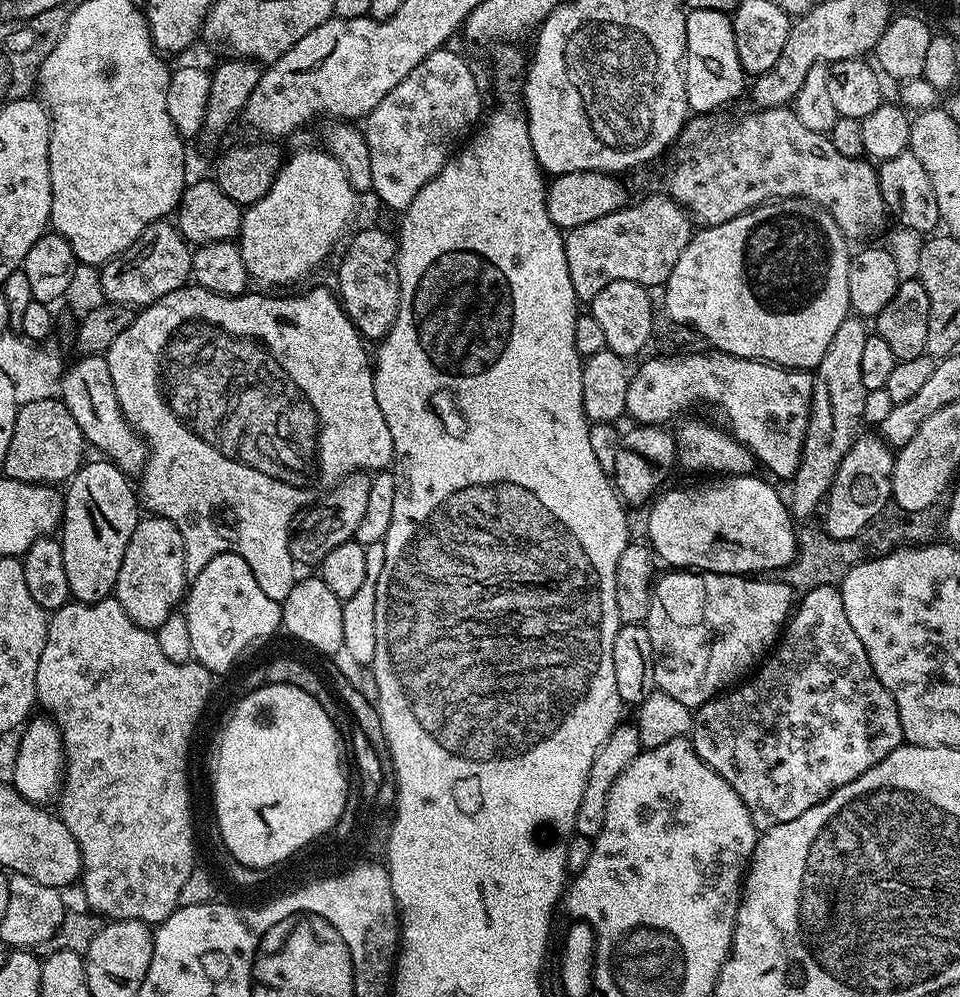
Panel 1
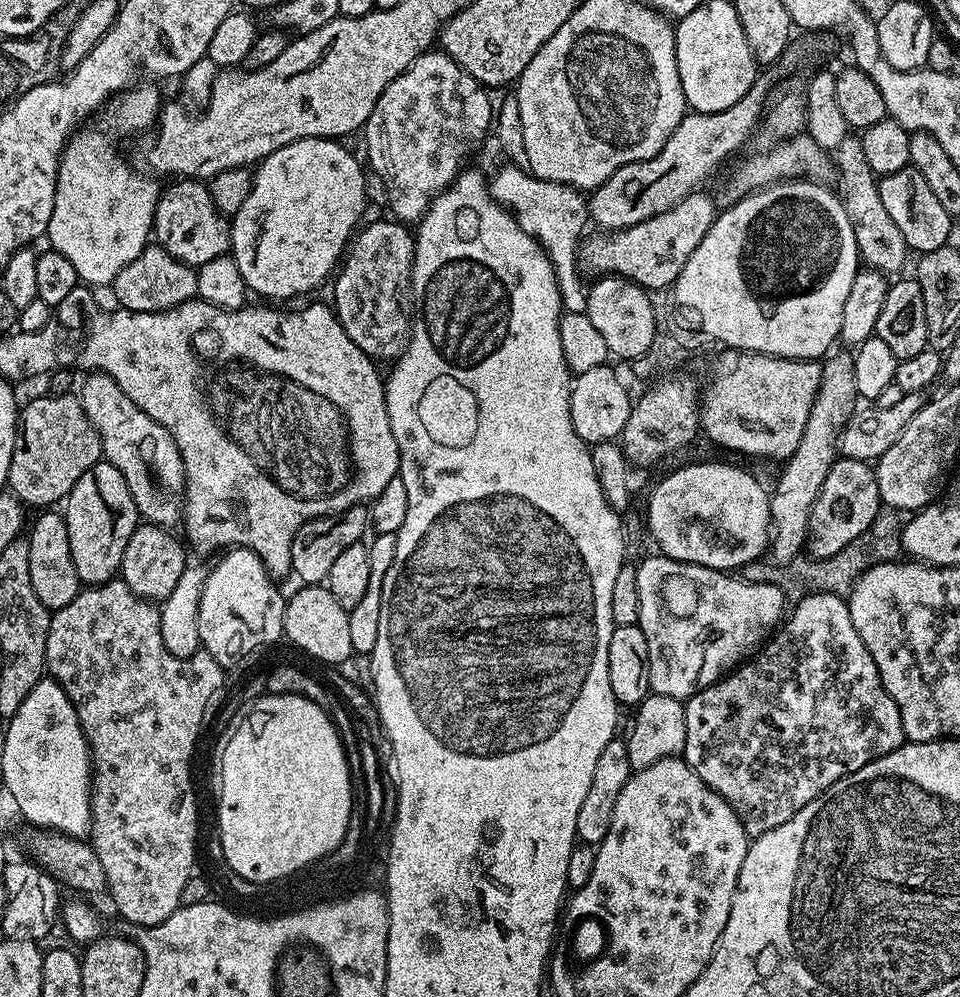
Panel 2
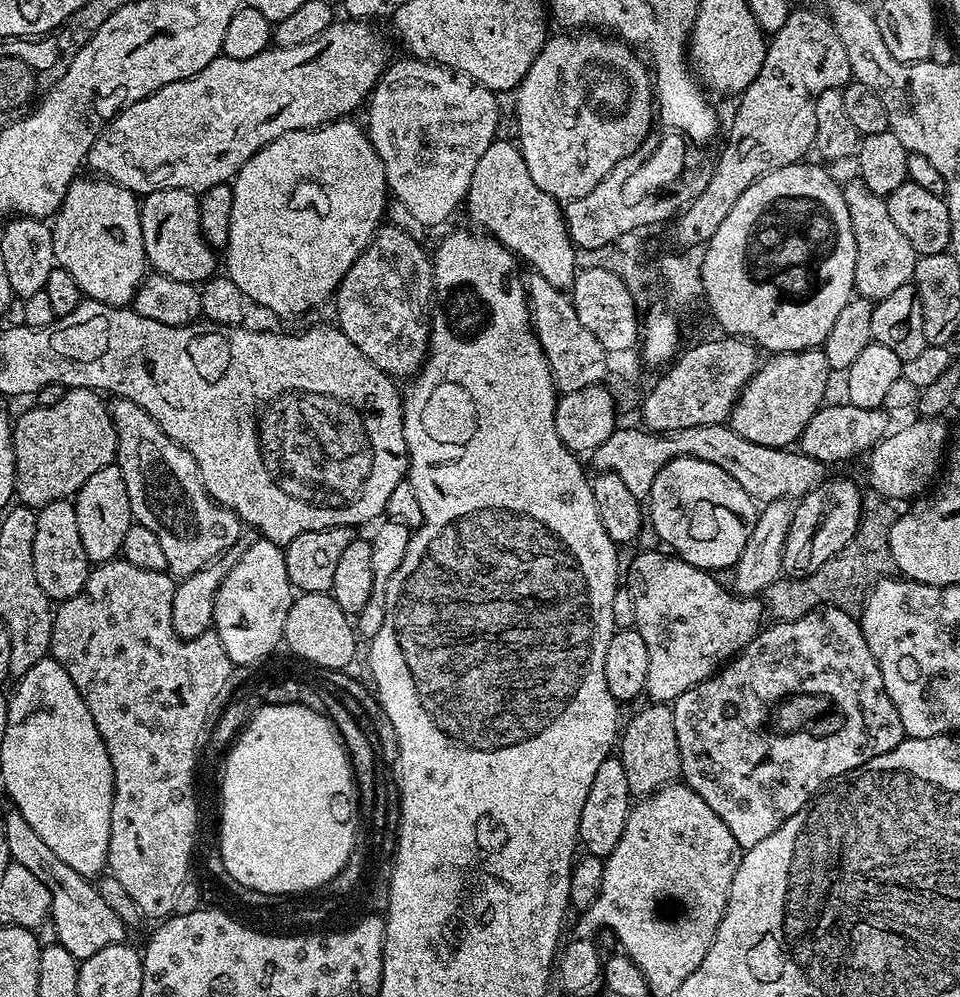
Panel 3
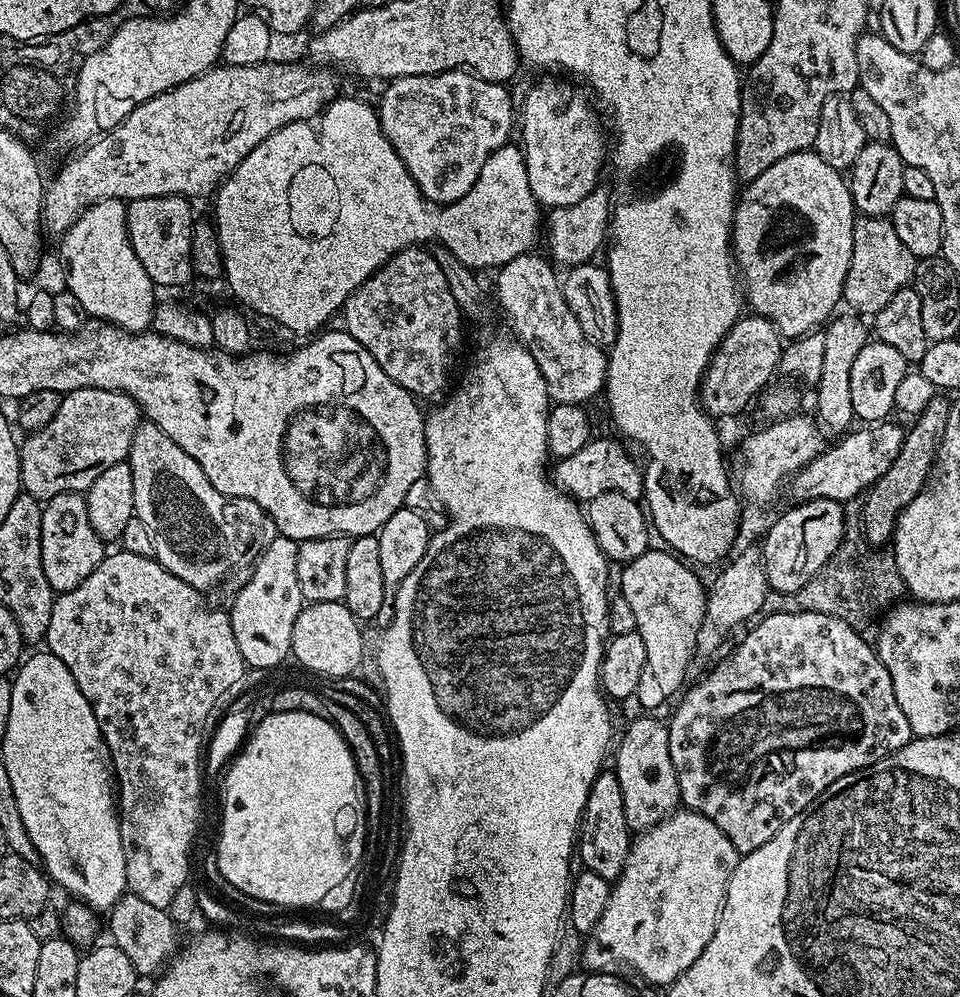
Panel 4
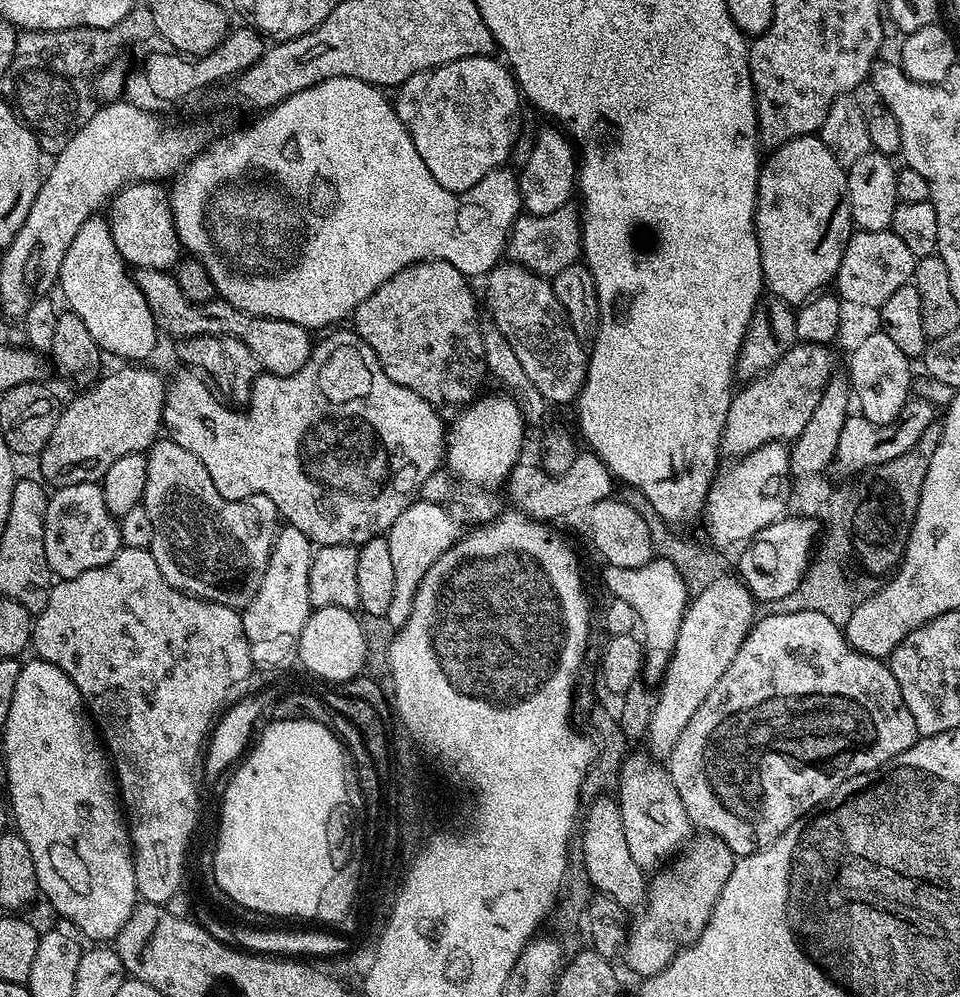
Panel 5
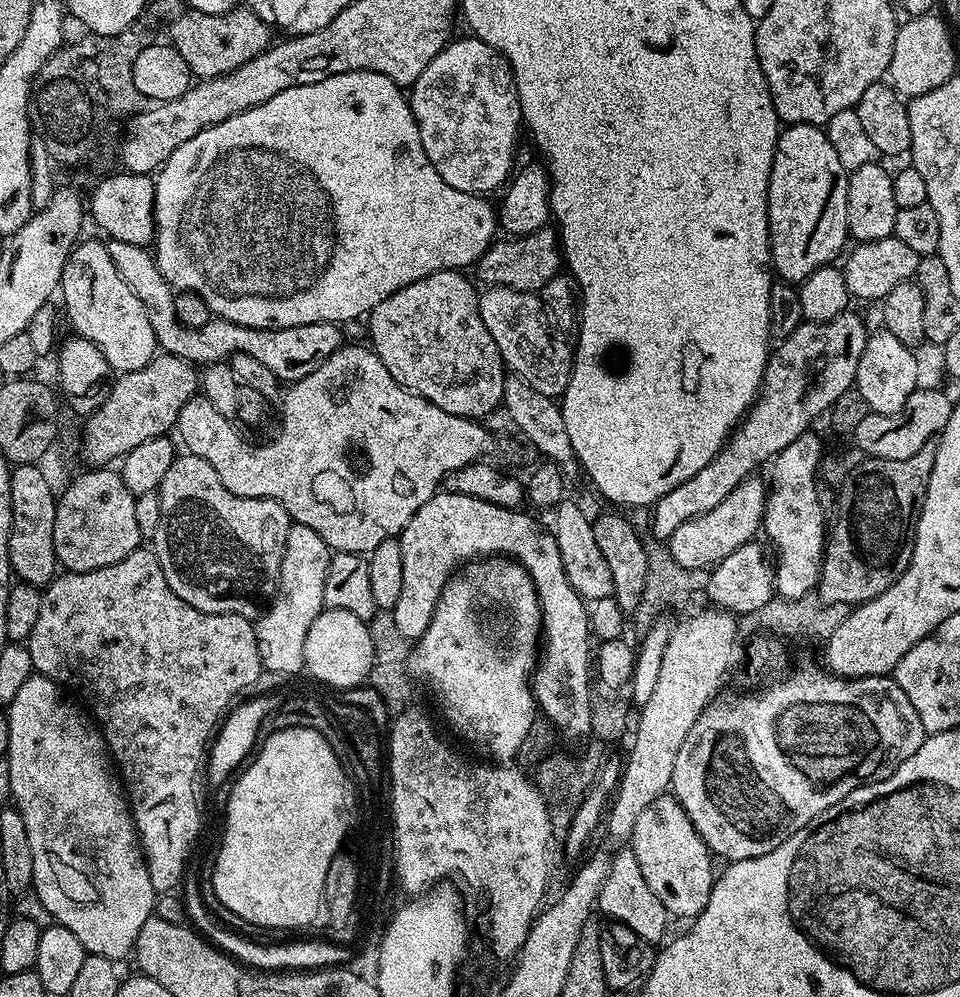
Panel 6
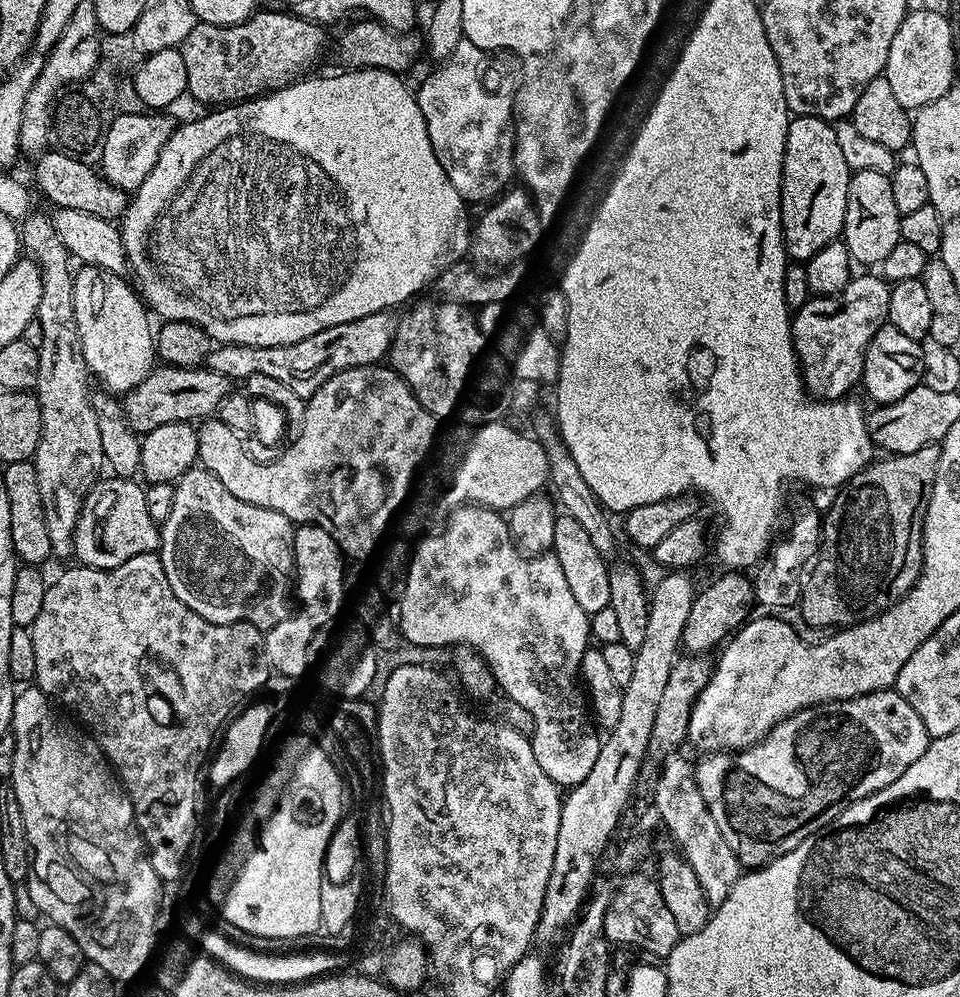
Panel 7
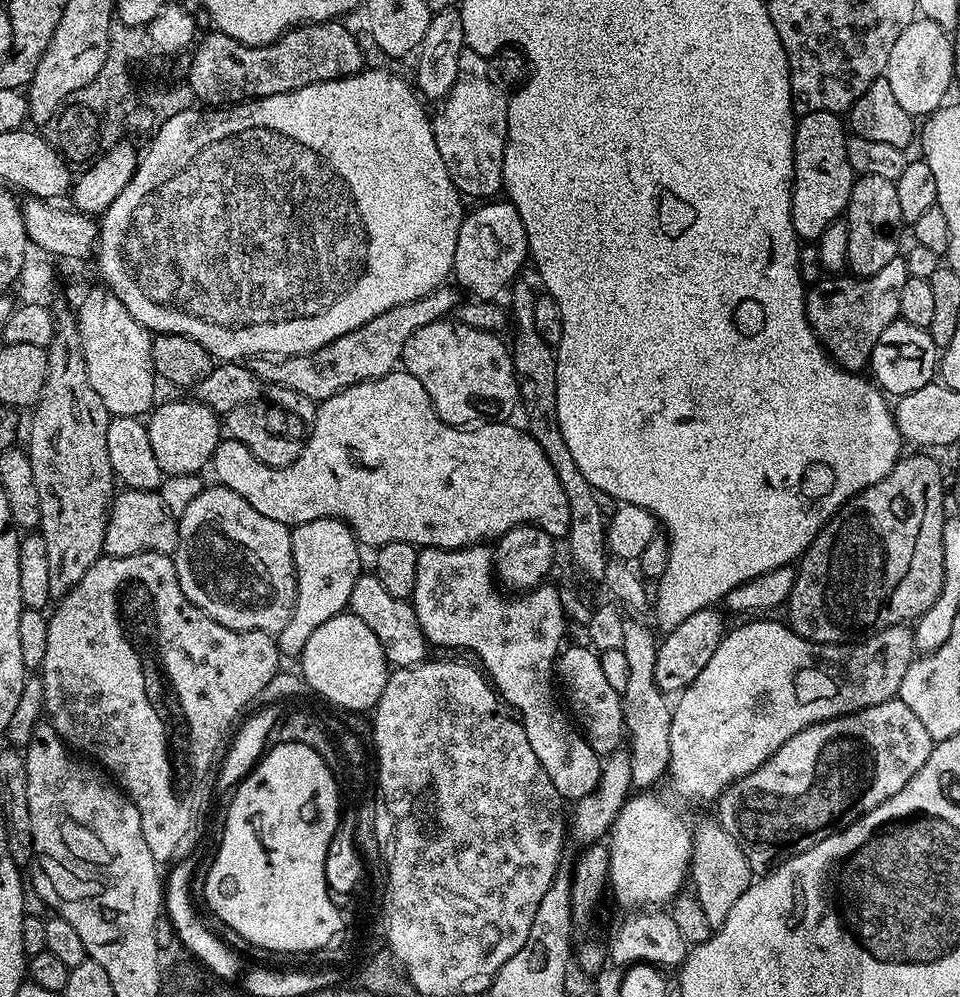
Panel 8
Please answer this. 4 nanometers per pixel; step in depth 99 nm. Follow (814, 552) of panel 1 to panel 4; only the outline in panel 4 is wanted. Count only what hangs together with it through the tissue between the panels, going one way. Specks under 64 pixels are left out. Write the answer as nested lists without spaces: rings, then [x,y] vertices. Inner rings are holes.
[[[845,527],[844,540],[830,559],[813,576],[809,576],[797,592],[769,591],[768,597],[764,599],[763,611],[830,614],[857,630],[863,629],[864,619],[879,604],[891,605],[899,601],[906,592],[904,579],[895,559],[888,554],[883,556],[880,552],[883,551],[877,550],[864,539],[863,527]]]

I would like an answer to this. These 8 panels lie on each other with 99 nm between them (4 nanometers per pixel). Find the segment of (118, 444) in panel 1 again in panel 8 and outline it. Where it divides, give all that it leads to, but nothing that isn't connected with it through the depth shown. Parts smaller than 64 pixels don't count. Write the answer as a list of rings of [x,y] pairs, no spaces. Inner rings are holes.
[[[205,486],[178,517],[178,546],[171,553],[178,586],[214,622],[239,632],[278,634],[296,605],[292,528],[258,514],[234,490]]]

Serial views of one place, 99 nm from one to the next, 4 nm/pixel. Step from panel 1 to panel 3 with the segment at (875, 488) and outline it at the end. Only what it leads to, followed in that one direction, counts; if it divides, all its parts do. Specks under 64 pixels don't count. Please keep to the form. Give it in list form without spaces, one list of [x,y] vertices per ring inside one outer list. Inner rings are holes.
[[[826,478],[817,488],[811,488],[805,496],[799,497],[792,510],[790,530],[786,534],[785,569],[792,574],[807,574],[834,558],[834,554],[838,554],[838,550],[854,538],[865,508],[866,505],[860,501],[860,488],[852,480]]]

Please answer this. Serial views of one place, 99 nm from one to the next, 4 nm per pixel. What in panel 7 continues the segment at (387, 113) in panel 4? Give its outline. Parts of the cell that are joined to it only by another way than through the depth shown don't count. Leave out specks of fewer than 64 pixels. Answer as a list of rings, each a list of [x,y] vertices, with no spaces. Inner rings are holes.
[[[462,39],[448,57],[435,65],[437,68],[421,82],[420,88],[415,89],[422,118],[426,118],[430,146],[434,146],[434,154],[438,162],[442,162],[442,170],[446,170],[446,178],[450,178],[454,190],[458,190],[458,194],[466,202],[491,201],[499,197],[513,183],[511,180],[514,180],[514,92],[511,87],[508,89],[503,74],[492,65],[492,60],[487,55],[489,53],[485,49],[474,46],[474,42]]]

